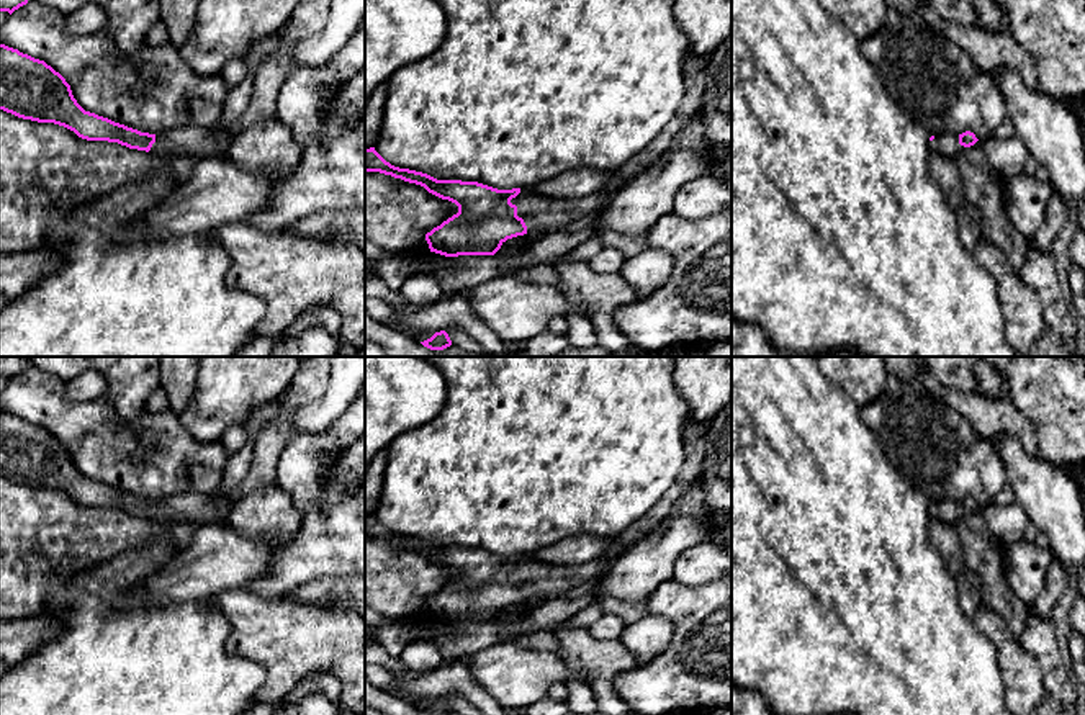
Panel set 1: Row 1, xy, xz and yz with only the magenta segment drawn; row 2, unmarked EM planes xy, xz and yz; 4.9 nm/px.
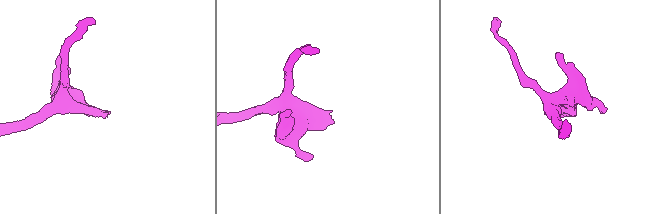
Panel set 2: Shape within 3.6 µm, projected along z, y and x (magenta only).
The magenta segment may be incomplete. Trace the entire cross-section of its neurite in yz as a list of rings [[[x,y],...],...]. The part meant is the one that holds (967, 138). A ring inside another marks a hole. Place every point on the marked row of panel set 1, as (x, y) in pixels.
[[[966,131],[962,134],[938,134],[930,137],[930,149],[939,152],[948,159],[954,159],[966,147],[970,147],[977,142],[974,133]]]

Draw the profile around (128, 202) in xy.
[[[160,172],[147,182],[124,185],[105,196],[85,201],[75,216],[98,231],[108,231],[115,223],[154,208],[178,187],[170,173]]]

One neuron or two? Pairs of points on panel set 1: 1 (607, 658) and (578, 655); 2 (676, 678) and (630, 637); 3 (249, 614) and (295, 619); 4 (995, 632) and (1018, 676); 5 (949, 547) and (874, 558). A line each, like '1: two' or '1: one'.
1: one
2: two
3: one
4: one
5: two

